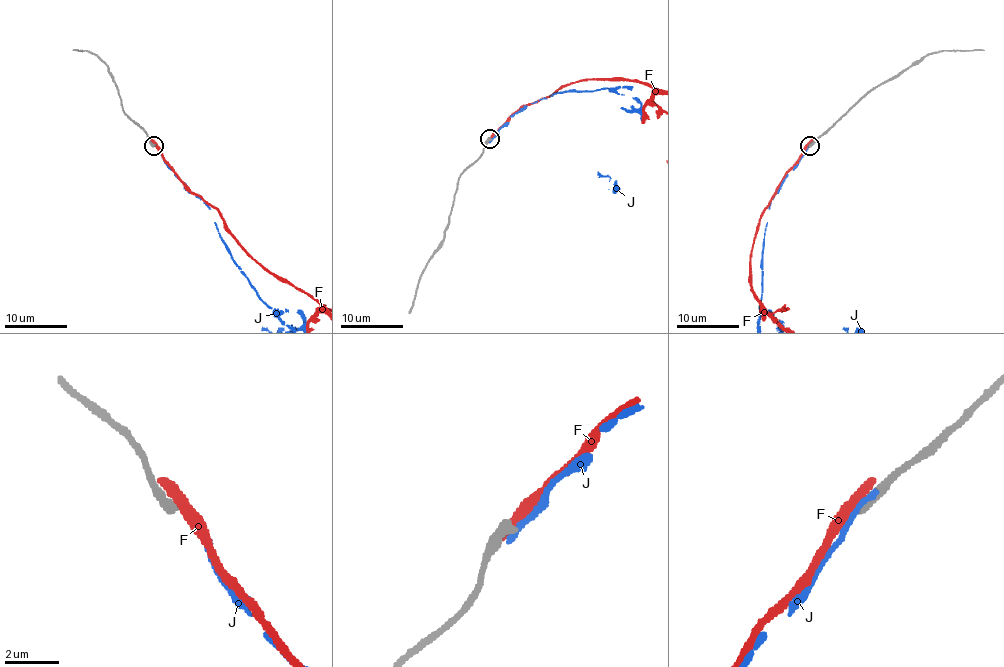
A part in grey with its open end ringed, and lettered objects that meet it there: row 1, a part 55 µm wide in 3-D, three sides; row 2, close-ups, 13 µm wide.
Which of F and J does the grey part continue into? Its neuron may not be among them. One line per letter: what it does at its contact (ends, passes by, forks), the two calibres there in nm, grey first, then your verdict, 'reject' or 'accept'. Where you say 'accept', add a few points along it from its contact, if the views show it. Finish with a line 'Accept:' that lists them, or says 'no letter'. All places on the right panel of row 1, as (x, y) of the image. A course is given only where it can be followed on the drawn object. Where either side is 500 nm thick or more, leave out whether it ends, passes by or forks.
F: calibres 440 and 550 nm; reject
J: it ends; calibres 440 and 280 nm; reject
Accept: no letter

